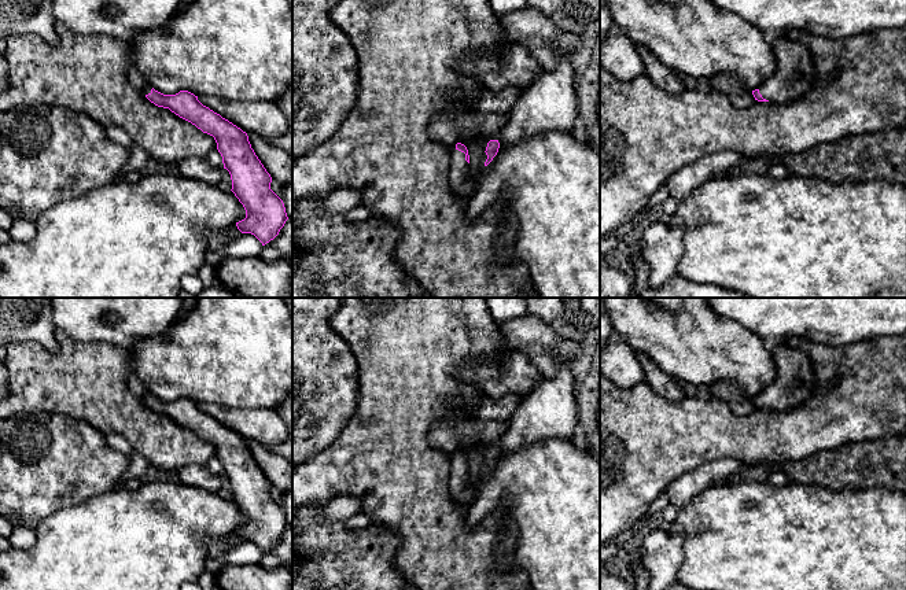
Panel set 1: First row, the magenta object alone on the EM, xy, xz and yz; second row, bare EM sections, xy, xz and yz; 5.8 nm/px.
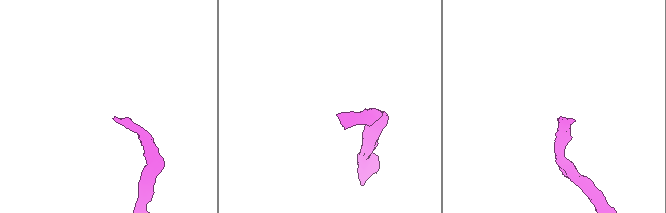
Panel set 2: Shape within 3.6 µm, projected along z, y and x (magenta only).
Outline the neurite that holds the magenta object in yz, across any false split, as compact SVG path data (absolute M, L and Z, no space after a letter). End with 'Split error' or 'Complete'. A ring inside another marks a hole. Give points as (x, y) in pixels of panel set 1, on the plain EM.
M785 342L770 346L776 365L776 379L758 397L755 408L784 412L803 403L815 394L815 375L806 353L791 349Z. Split error

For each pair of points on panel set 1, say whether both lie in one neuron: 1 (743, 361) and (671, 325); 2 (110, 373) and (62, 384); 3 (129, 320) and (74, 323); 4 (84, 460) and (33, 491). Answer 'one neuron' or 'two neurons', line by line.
1: one neuron
2: one neuron
3: one neuron
4: one neuron

